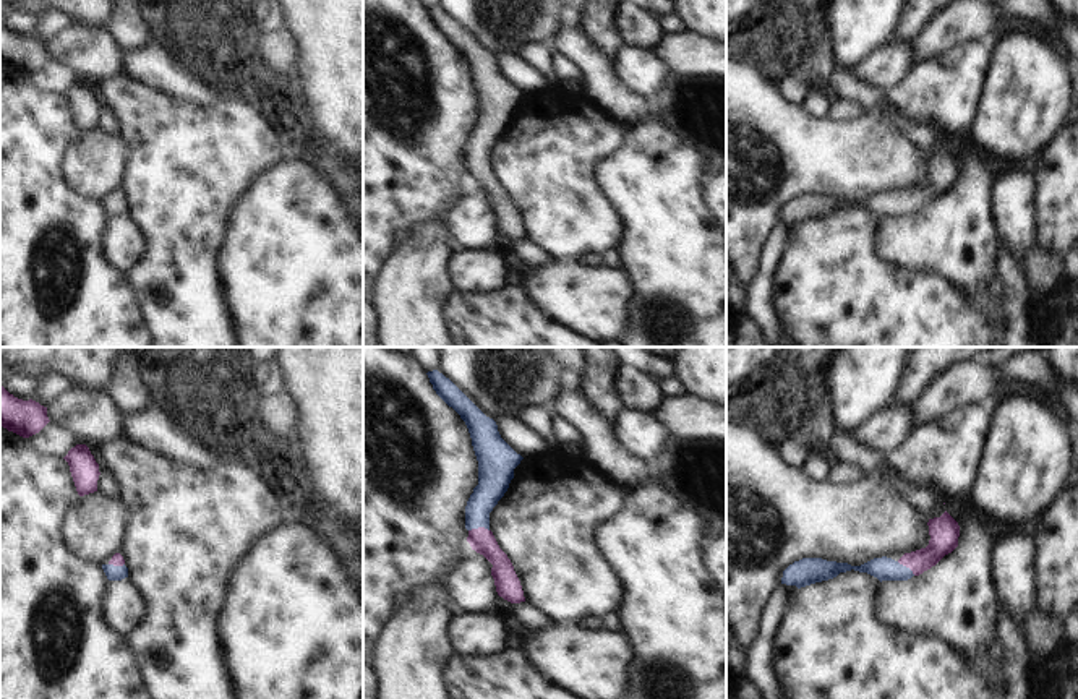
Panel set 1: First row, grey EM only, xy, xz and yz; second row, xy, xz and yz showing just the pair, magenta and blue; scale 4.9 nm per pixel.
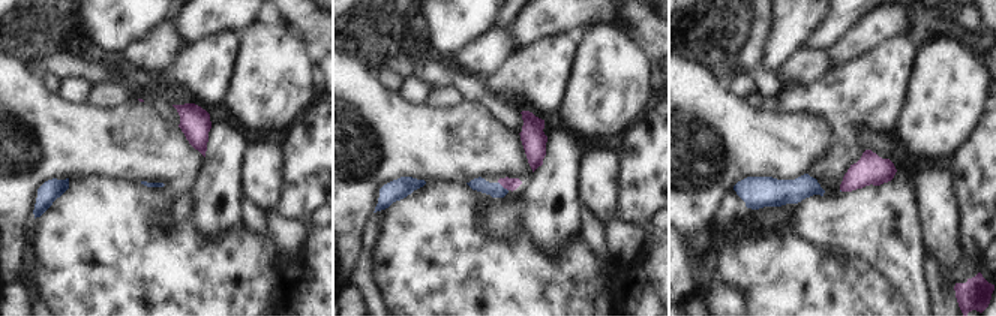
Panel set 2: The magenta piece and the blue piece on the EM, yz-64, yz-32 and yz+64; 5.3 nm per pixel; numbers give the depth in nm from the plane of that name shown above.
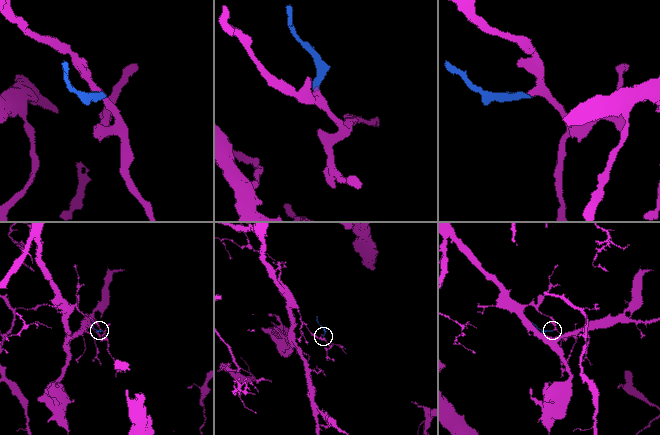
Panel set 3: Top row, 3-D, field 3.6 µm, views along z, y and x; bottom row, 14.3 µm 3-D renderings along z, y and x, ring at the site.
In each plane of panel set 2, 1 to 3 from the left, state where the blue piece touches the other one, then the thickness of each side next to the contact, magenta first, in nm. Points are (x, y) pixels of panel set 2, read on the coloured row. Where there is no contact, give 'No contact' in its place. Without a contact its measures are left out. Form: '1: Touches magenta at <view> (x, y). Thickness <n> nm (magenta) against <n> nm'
1: No contact
2: Touches magenta at yz-32 (503, 186). Thickness 70 nm (magenta) against 80 nm
3: No contact.

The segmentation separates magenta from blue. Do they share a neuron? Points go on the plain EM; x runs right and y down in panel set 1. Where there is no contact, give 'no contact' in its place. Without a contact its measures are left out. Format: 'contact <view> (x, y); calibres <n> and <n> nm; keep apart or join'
contact xz (479, 164); calibres 120 and 160 nm; join

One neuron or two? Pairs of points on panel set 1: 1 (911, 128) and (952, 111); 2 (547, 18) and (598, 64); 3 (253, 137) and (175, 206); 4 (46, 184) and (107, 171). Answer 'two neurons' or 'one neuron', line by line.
1: two neurons
2: two neurons
3: one neuron
4: two neurons

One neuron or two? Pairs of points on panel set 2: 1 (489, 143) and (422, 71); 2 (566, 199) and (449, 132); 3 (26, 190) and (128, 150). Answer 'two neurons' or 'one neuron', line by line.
1: two neurons
2: two neurons
3: one neuron

